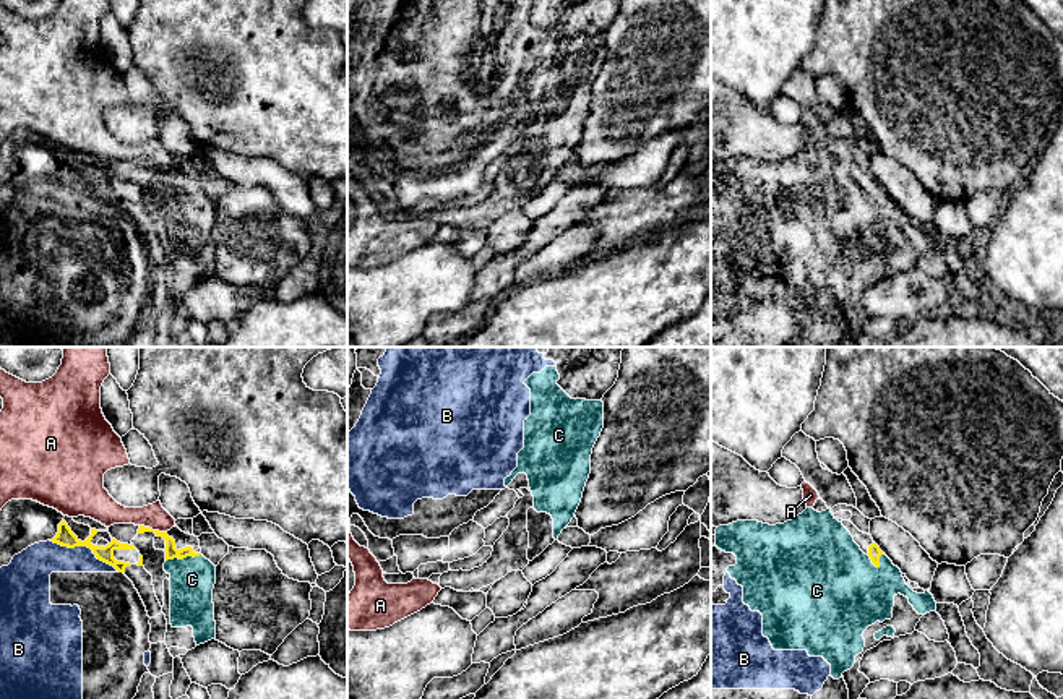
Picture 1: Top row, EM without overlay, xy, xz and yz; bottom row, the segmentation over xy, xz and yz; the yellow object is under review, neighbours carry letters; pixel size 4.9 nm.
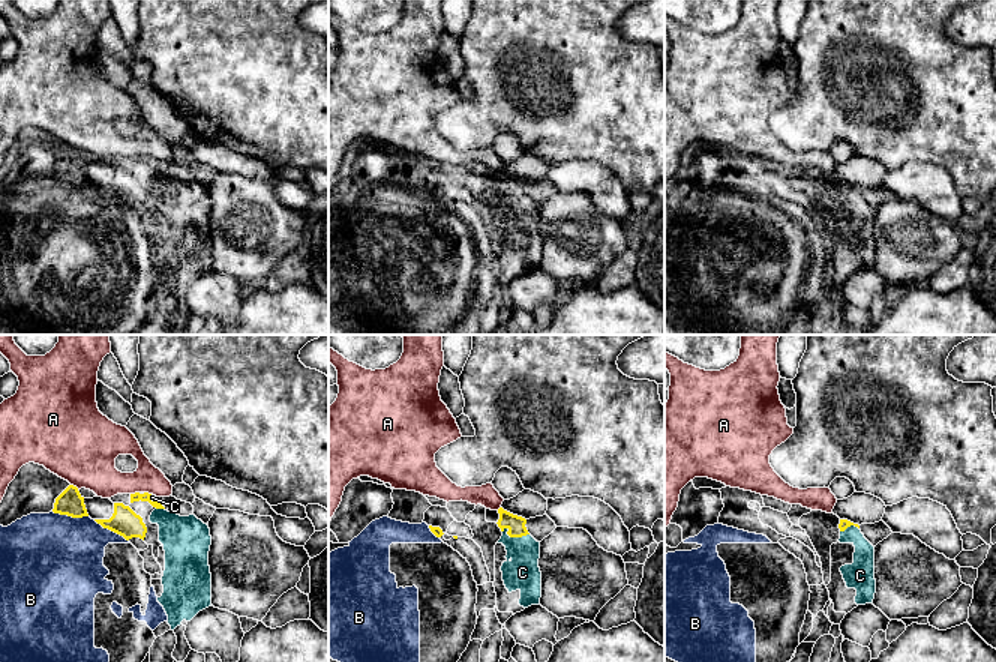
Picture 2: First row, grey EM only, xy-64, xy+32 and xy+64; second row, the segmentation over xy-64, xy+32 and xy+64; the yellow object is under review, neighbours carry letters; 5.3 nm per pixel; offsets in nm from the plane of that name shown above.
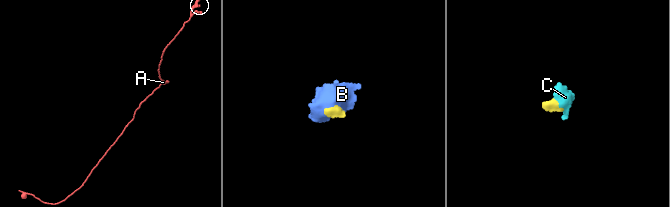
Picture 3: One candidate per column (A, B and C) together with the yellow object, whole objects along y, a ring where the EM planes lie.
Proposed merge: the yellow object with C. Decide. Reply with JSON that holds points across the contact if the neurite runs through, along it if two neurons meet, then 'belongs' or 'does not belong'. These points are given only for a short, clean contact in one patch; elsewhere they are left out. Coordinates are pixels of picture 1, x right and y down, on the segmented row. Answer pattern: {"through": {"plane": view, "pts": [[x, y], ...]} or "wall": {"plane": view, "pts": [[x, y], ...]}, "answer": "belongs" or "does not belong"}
{"answer": "belongs"}

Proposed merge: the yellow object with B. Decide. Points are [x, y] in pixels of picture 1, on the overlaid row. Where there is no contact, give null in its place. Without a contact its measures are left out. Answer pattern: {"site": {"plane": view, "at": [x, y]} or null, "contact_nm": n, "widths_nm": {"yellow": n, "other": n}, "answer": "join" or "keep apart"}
{"site": {"plane": "xy", "at": [85, 545]}, "contact_nm": 380, "widths_nm": {"yellow": 90, "other": 180}, "answer": "join"}

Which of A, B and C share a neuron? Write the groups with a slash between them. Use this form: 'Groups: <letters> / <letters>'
Groups: A / B C

